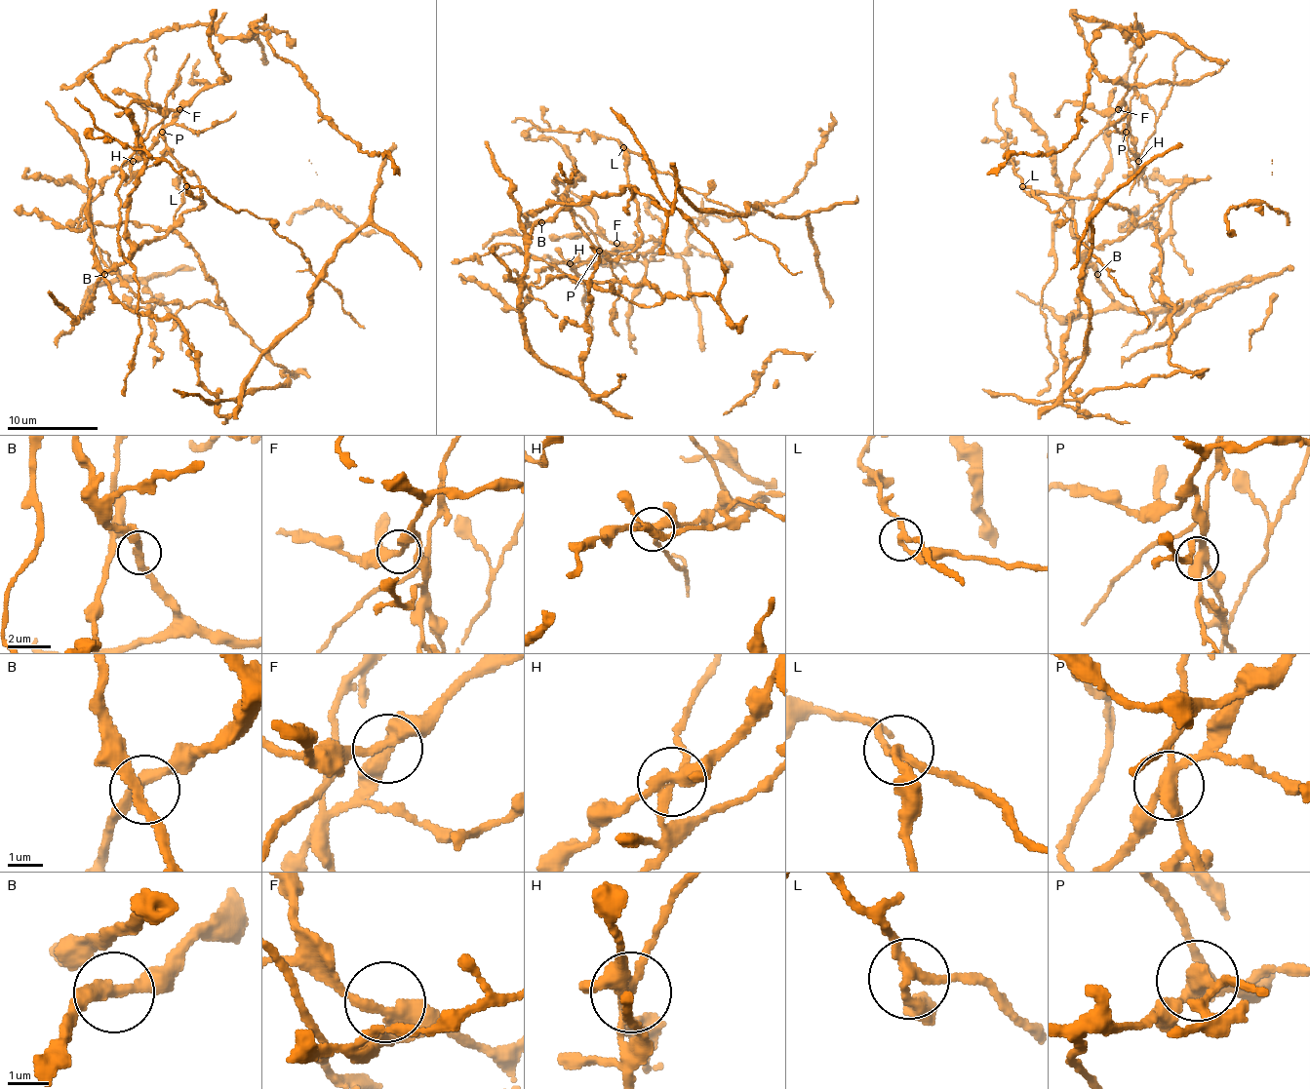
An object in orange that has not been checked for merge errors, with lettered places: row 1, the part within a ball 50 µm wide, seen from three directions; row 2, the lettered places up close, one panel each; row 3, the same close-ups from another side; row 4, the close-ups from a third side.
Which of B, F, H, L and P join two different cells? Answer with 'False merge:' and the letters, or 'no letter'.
False merge: H, L, P

